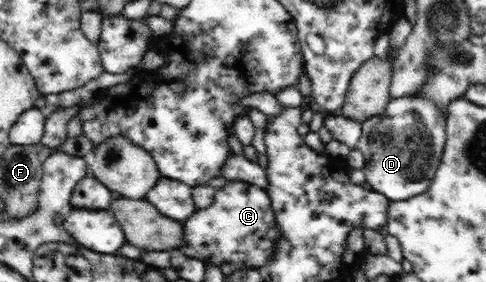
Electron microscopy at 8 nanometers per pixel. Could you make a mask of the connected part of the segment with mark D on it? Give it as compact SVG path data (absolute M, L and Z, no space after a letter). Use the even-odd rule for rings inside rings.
M406 96L391 99L381 114L376 114L363 121L361 123L363 132L357 148L363 153L365 164L362 171L372 190L382 193L390 202L408 201L416 195L425 193L440 165L446 143L445 125L446 119L444 119L443 113L432 104L432 101L426 100L426 98Z

